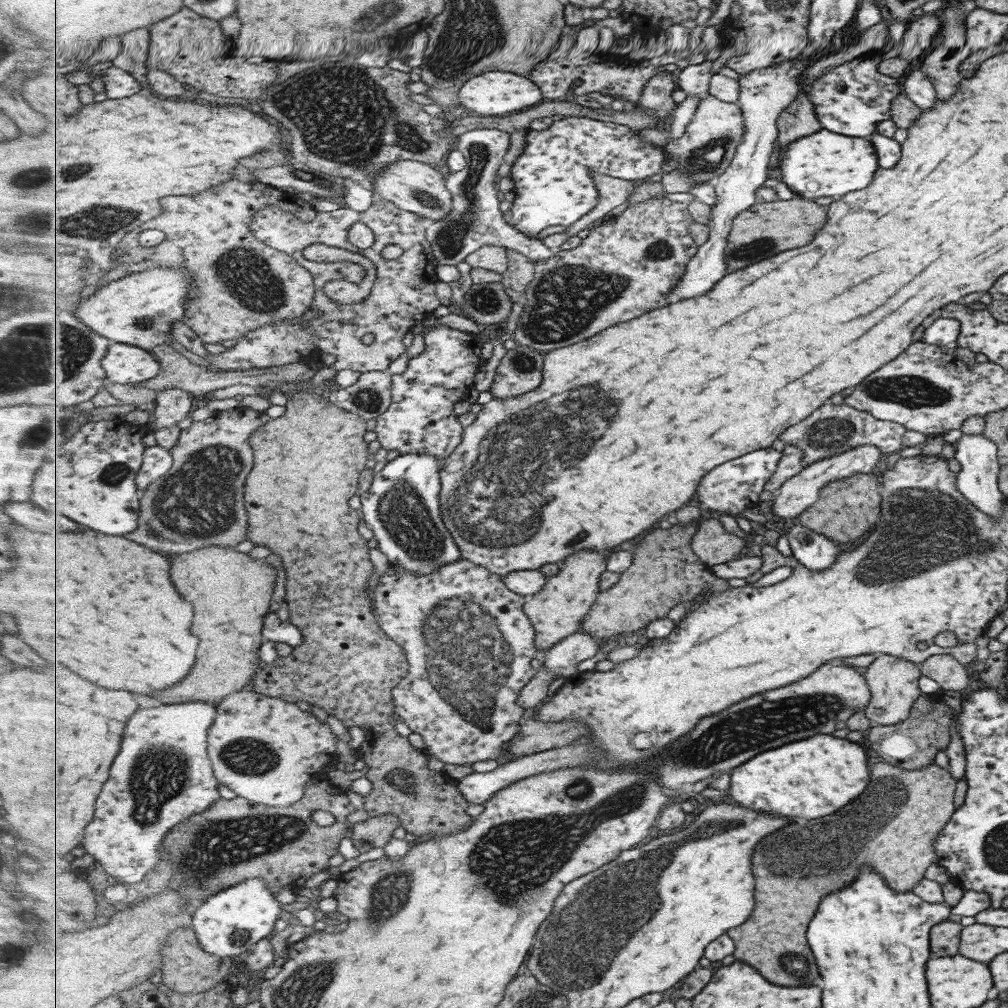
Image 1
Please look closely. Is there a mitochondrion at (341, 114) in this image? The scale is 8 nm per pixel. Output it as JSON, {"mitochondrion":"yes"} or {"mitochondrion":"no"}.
{"mitochondrion":"yes"}

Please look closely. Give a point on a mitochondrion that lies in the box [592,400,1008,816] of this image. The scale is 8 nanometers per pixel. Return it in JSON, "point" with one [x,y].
{"point":[924,528]}

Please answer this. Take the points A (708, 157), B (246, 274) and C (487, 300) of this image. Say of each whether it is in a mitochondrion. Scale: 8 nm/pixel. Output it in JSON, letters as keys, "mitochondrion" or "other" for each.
{"A":"mitochondrion","B":"mitochondrion","C":"mitochondrion"}

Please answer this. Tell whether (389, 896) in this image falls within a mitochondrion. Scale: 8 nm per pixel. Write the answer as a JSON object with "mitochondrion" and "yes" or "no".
{"mitochondrion":"yes"}

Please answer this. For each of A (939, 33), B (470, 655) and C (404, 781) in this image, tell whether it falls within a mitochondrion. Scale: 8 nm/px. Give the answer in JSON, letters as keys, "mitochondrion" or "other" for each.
{"A":"other","B":"mitochondrion","C":"mitochondrion"}

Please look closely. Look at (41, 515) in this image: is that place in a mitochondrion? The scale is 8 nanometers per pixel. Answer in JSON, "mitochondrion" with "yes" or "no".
{"mitochondrion":"no"}

